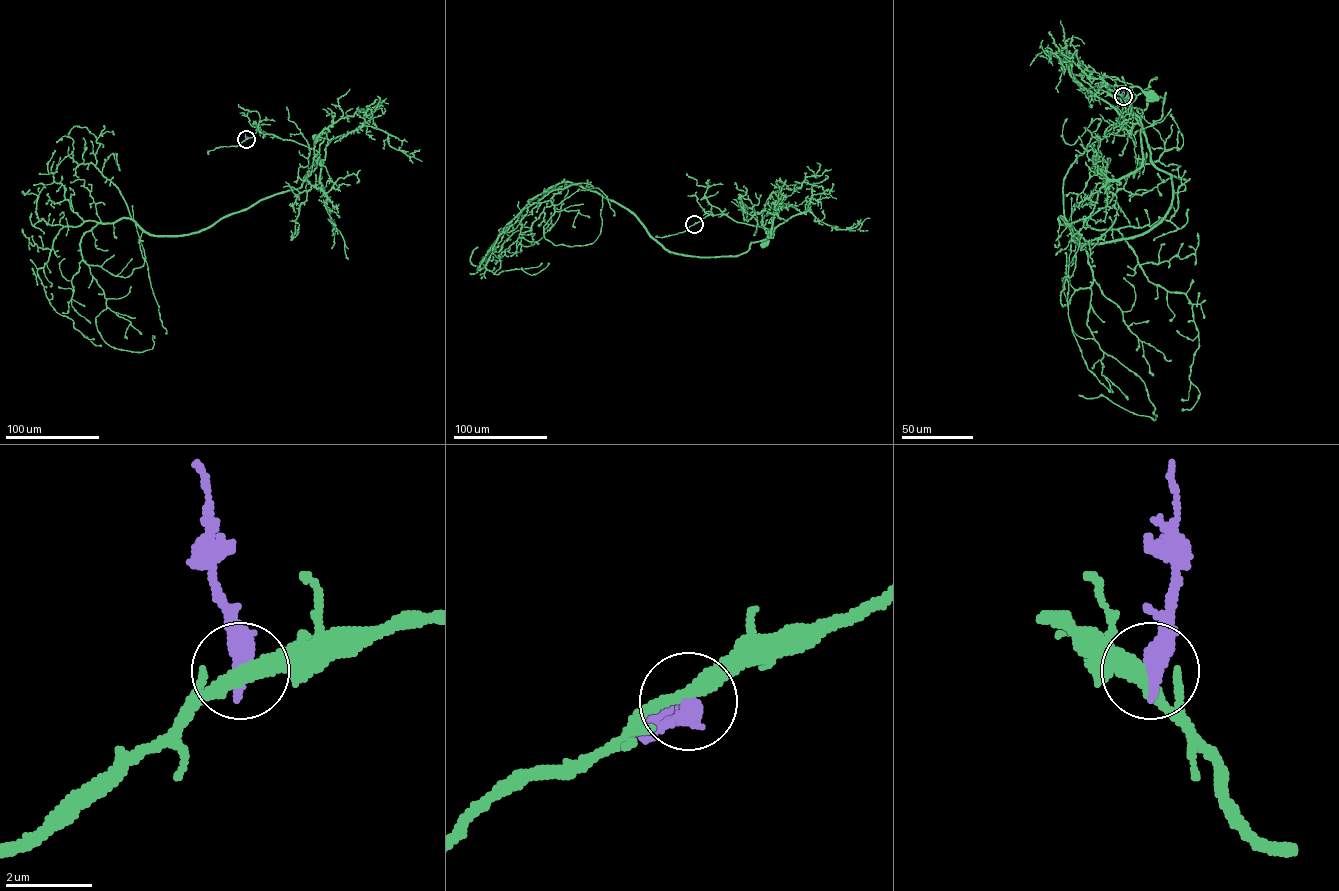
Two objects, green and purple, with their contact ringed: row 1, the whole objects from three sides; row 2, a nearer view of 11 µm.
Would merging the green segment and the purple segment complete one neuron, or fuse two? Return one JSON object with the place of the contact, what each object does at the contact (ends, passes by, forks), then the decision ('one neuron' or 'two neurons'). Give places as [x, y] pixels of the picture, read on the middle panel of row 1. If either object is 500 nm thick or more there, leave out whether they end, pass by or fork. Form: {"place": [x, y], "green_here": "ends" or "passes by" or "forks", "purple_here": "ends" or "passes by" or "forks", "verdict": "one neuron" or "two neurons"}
{"place": [694, 224], "green_here": "passes by", "purple_here": "ends", "verdict": "two neurons"}

